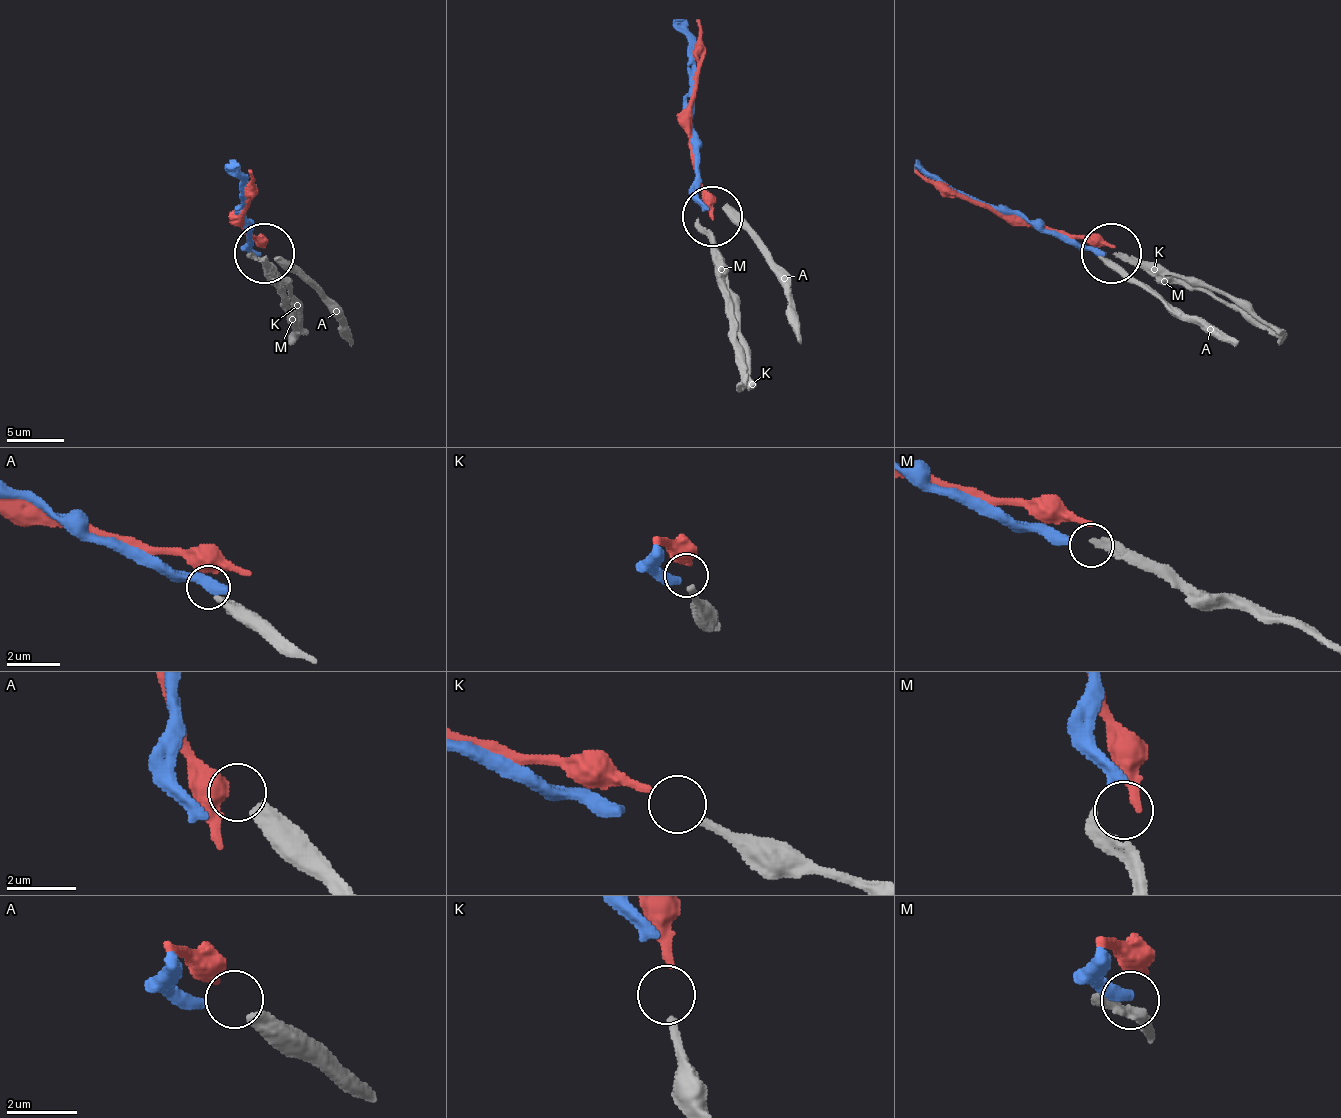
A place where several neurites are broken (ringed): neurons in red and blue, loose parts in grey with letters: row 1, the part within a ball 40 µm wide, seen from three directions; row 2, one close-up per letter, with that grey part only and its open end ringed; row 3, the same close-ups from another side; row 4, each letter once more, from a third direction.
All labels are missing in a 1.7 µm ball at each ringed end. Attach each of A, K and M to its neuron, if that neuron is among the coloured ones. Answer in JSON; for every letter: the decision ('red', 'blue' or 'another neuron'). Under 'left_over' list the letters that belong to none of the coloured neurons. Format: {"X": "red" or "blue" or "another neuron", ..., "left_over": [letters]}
{"A": "another neuron", "K": "red", "M": "blue", "left_over": ["A"]}

